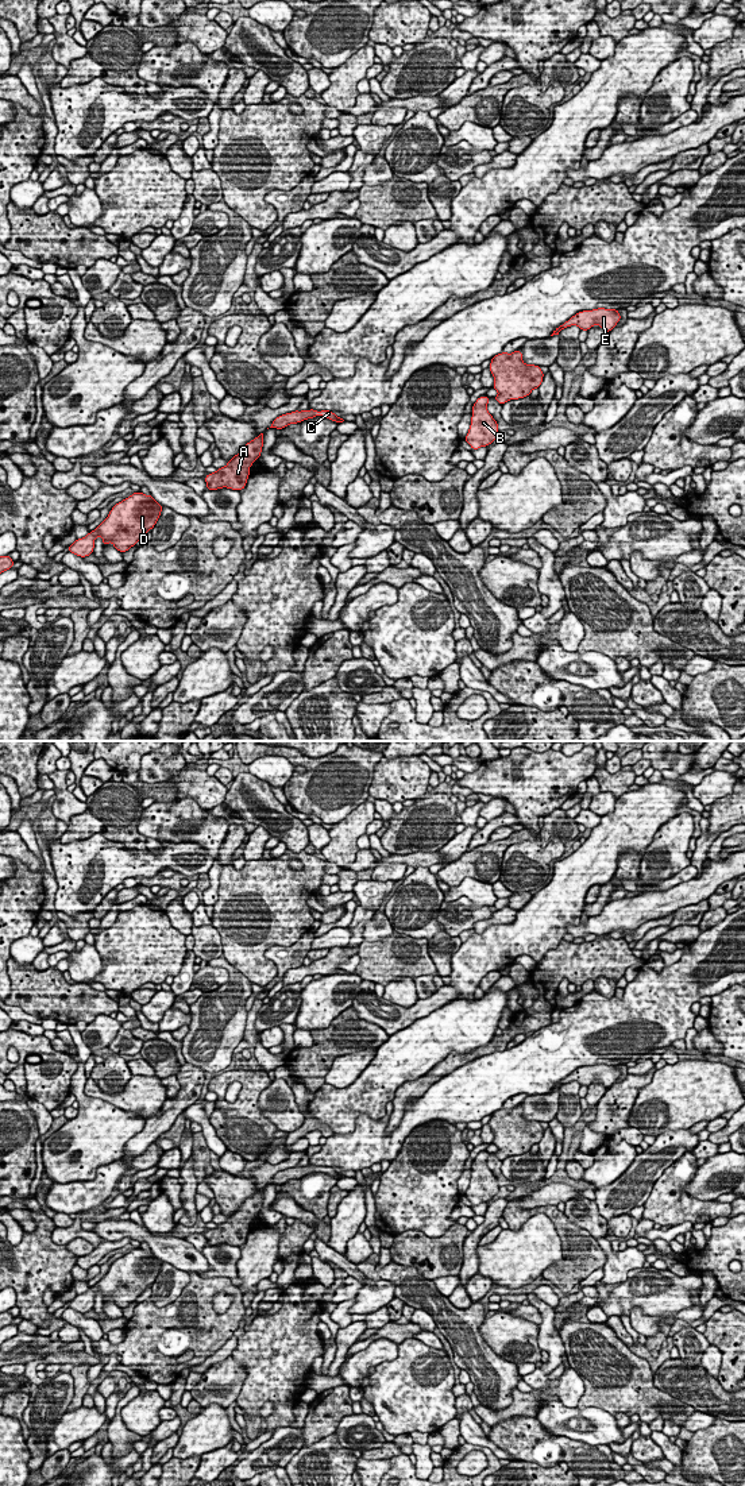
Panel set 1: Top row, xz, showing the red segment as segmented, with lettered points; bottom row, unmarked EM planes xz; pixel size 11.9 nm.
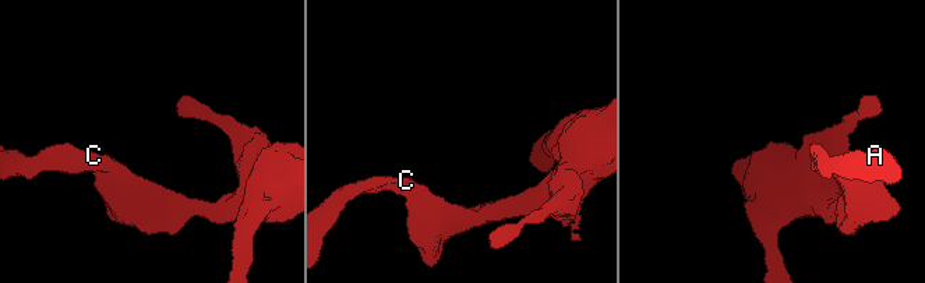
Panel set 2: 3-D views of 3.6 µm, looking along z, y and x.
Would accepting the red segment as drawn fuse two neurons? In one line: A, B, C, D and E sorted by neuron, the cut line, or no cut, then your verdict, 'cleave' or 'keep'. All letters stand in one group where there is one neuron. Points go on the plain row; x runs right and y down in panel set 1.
A B C D E | no cut | keep

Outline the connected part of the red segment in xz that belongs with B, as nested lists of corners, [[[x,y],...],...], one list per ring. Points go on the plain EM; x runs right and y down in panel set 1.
[[[479,1153],[472,1162],[472,1173],[464,1196],[472,1205],[490,1201],[498,1193],[498,1178],[487,1166],[490,1153]]]

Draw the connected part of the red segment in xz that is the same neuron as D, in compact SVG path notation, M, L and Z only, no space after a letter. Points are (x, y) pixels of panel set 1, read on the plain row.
M132 1248L117 1258L94 1286L77 1294L67 1305L80 1313L86 1313L93 1309L94 1296L100 1292L103 1301L112 1298L119 1308L127 1308L155 1282L162 1263L153 1251Z

